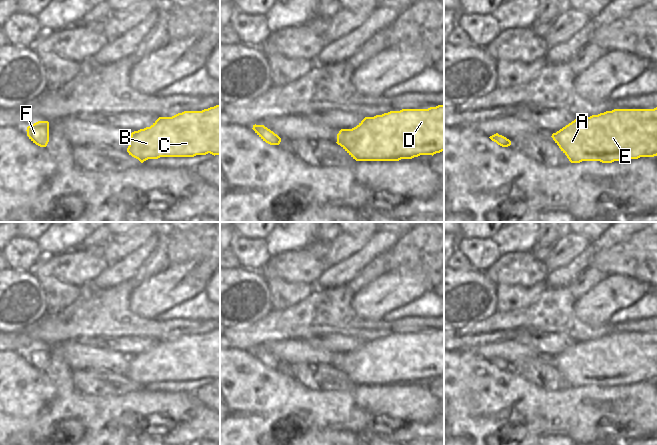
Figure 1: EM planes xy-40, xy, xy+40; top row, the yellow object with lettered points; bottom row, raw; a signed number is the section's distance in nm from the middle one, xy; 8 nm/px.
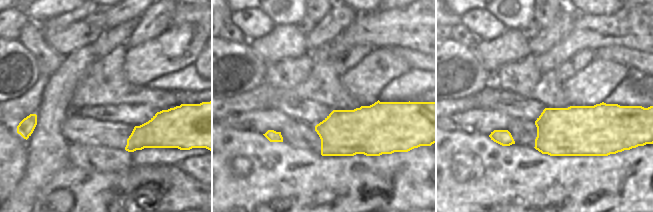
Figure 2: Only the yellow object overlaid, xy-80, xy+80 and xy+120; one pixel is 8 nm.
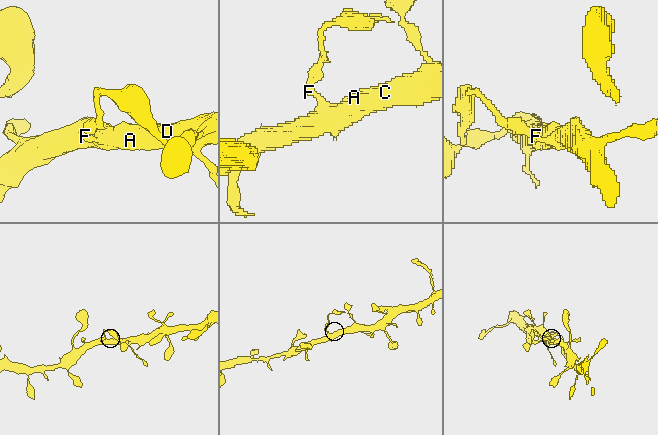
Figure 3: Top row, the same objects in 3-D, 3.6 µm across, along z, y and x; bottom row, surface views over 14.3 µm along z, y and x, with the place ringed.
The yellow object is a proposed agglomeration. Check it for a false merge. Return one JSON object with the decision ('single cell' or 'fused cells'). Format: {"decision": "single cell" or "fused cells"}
{"decision": "fused cells"}

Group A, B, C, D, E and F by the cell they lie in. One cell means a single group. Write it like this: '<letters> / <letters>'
A B C D E / F

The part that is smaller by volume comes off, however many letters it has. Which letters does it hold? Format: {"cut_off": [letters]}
{"cut_off": ["F"]}

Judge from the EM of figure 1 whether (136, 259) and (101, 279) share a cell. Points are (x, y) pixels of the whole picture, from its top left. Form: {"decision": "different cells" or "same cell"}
{"decision": "same cell"}

